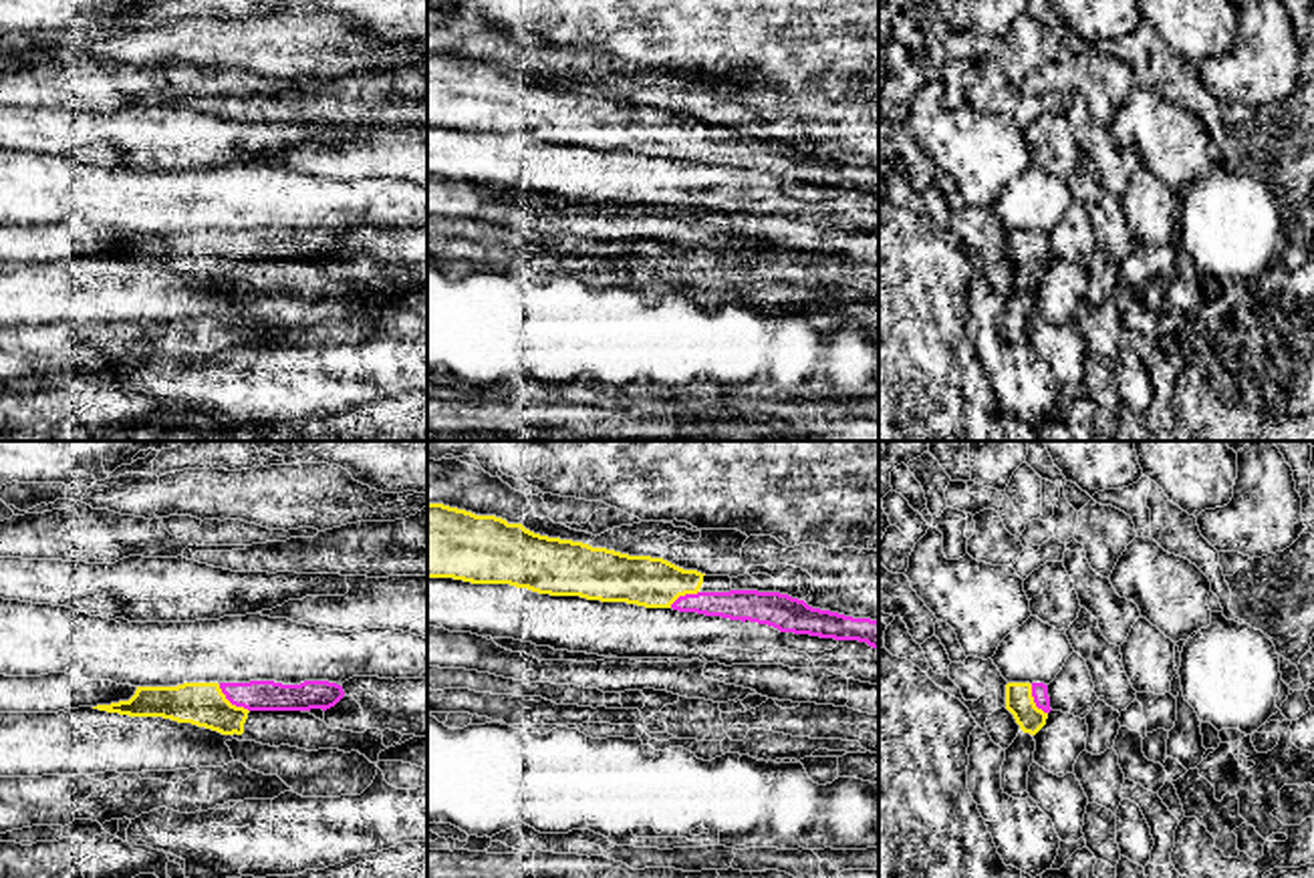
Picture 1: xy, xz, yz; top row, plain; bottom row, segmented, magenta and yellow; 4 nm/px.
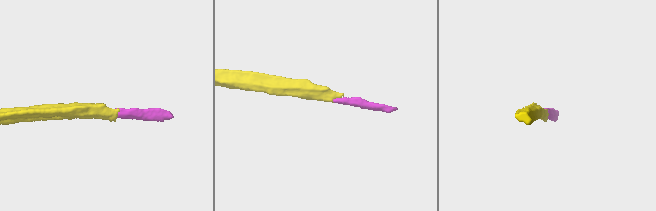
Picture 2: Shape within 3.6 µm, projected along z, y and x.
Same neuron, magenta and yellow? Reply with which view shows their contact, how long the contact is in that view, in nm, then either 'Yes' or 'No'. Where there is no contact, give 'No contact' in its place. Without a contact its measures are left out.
Touches magenta in xy. Shared border 170 nm. Yes

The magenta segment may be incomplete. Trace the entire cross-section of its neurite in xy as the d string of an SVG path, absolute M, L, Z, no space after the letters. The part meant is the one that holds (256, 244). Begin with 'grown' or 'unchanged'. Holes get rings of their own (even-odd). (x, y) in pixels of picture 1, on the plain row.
grown | M274 230L183 232L177 236L137 236L129 250L93 258L129 266L163 266L222 284L242 284L250 260L326 260L343 246L343 236L328 230L300 234Z

